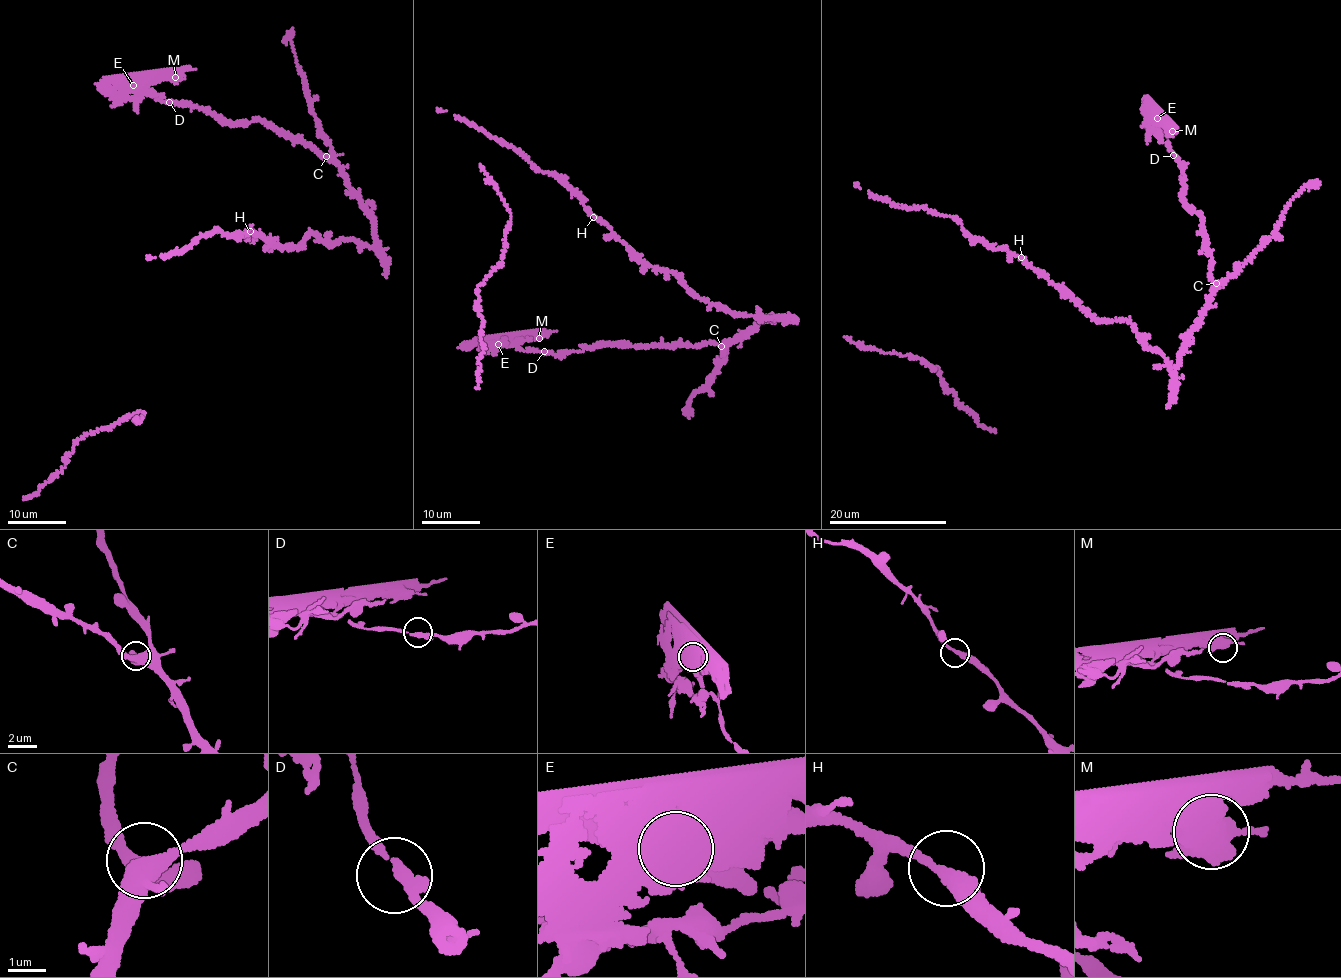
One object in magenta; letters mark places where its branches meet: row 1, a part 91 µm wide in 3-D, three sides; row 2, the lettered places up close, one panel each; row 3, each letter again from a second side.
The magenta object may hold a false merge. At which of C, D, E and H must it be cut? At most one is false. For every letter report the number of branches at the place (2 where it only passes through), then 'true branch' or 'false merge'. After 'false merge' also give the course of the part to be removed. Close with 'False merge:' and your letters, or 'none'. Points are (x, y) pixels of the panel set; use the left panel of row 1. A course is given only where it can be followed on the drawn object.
C: 3 branches meet; true branch
D: 2 branches meet; true branch
E: 2 branches meet; false merge; foreign part runs (133, 85), (174, 77), (178, 72), (195, 68)
H: 2 branches meet; true branch
False merge: E

